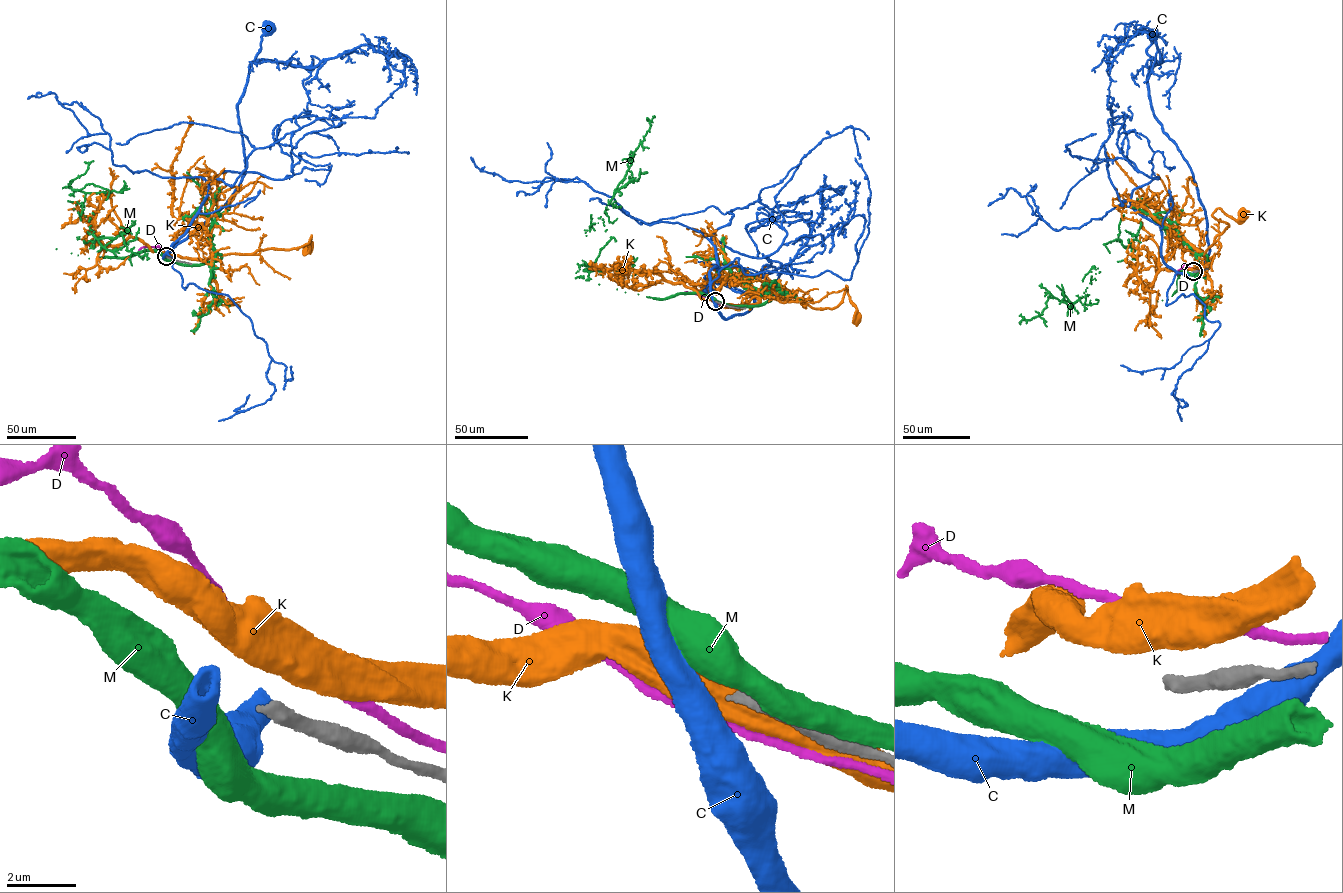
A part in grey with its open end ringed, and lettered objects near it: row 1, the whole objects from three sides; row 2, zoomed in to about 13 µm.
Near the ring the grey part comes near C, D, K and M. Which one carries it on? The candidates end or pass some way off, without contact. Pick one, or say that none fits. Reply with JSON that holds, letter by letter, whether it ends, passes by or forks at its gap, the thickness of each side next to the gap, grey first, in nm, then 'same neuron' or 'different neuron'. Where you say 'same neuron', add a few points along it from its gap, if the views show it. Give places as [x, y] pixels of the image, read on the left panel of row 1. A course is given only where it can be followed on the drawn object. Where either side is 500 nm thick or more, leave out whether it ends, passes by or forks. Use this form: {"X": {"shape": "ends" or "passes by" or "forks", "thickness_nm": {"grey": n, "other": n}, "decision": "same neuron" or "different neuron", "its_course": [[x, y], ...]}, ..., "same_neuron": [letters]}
{"C": {"thickness_nm": {"grey": 320, "other": 700}, "decision": "different neuron"}, "D": {"shape": "passes by", "thickness_nm": {"grey": 320, "other": 280}, "decision": "different neuron"}, "K": {"thickness_nm": {"grey": 320, "other": 800}, "decision": "different neuron"}, "M": {"thickness_nm": {"grey": 320, "other": 750}, "decision": "different neuron"}, "same_neuron": []}

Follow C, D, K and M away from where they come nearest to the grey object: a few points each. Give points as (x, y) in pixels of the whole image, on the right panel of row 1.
C: (1194, 273), (1210, 251), (1205, 212), (1187, 161), (1154, 114), (1147, 80), (1151, 61), (1146, 52), (1151, 36)
D: (1194, 269), (1184, 266), (1177, 271), (1178, 276)
K: (1193, 270), (1207, 262), (1202, 253), (1229, 225), (1215, 219), (1212, 213), (1218, 208), (1236, 219), (1242, 216)
M: (1193, 274), (1181, 271), (1172, 296), (1148, 303), (1086, 291), (1074, 303), (1049, 297), (1041, 315), (1020, 324)

